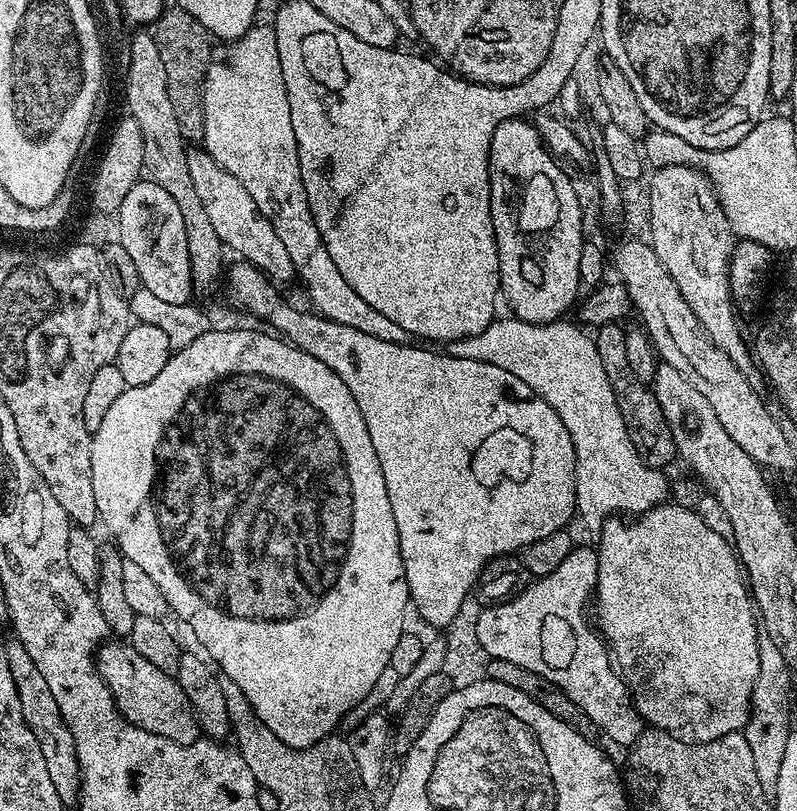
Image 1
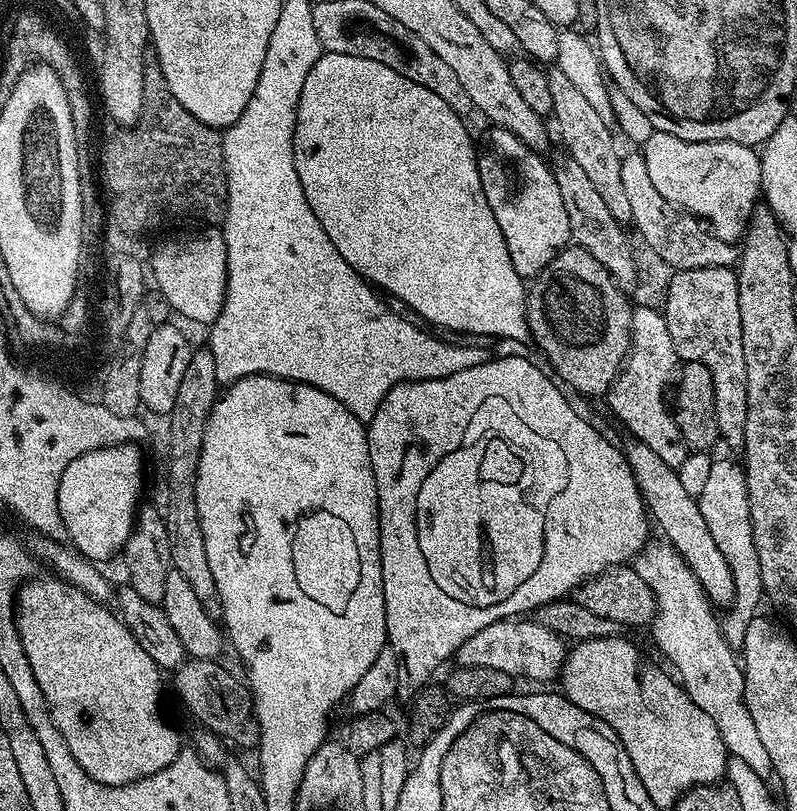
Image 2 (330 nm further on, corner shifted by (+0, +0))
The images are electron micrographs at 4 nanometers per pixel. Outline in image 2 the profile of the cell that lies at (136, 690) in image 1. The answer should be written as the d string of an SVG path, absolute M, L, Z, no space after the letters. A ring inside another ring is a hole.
M63 578L36 579L29 579L19 589L15 599L16 629L20 632L20 641L24 647L26 658L30 662L30 668L34 670L38 686L48 703L48 712L52 715L54 726L58 726L62 738L66 738L66 744L70 746L70 752L74 754L78 764L98 783L108 786L133 784L134 781L146 778L150 774L158 774L158 770L166 770L166 766L170 766L170 762L174 762L174 758L182 751L182 744L180 744L180 736L176 733L175 726L164 717L164 692L160 689L162 670L156 665L154 658L150 658L150 654L146 654L146 650L142 650L142 646L134 638L134 634L130 634L128 627L124 625L123 620L111 607L105 606L103 603L96 603L82 590L69 584Z

